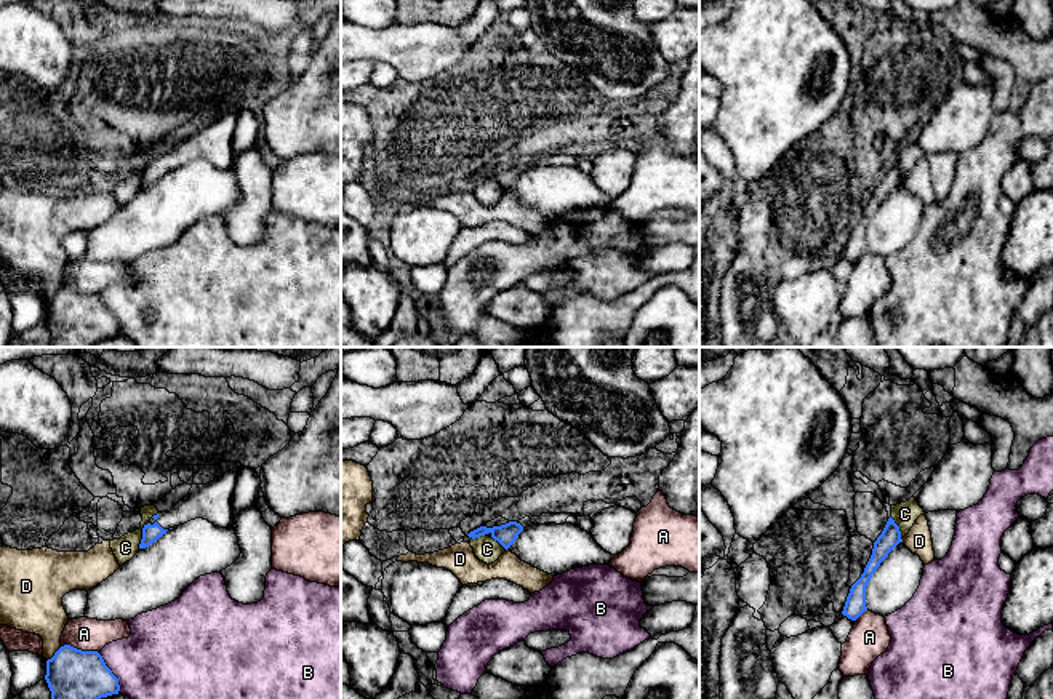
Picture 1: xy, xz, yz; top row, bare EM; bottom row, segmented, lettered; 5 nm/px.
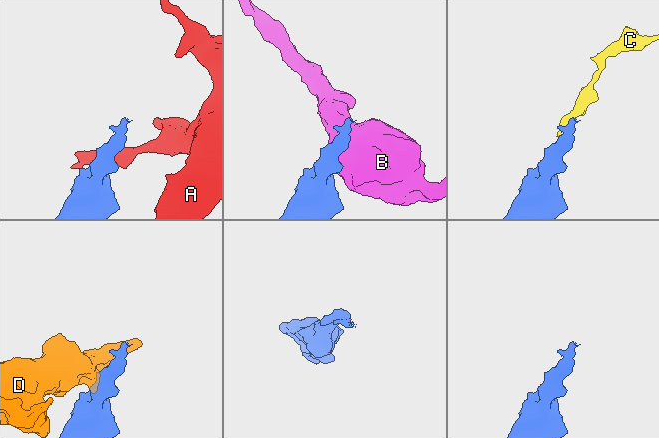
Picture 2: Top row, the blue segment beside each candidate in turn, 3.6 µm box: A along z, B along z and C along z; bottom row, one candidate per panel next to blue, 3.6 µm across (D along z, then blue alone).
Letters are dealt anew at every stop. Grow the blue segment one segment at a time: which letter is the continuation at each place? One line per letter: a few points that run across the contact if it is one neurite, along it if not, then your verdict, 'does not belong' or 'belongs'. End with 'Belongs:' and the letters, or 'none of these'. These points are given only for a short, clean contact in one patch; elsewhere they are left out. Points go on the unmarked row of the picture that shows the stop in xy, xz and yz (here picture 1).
A: does not belong
B: does not belong
C: line xy (148, 163), (138, 189); does not belong
D: does not belong
Belongs: none of these

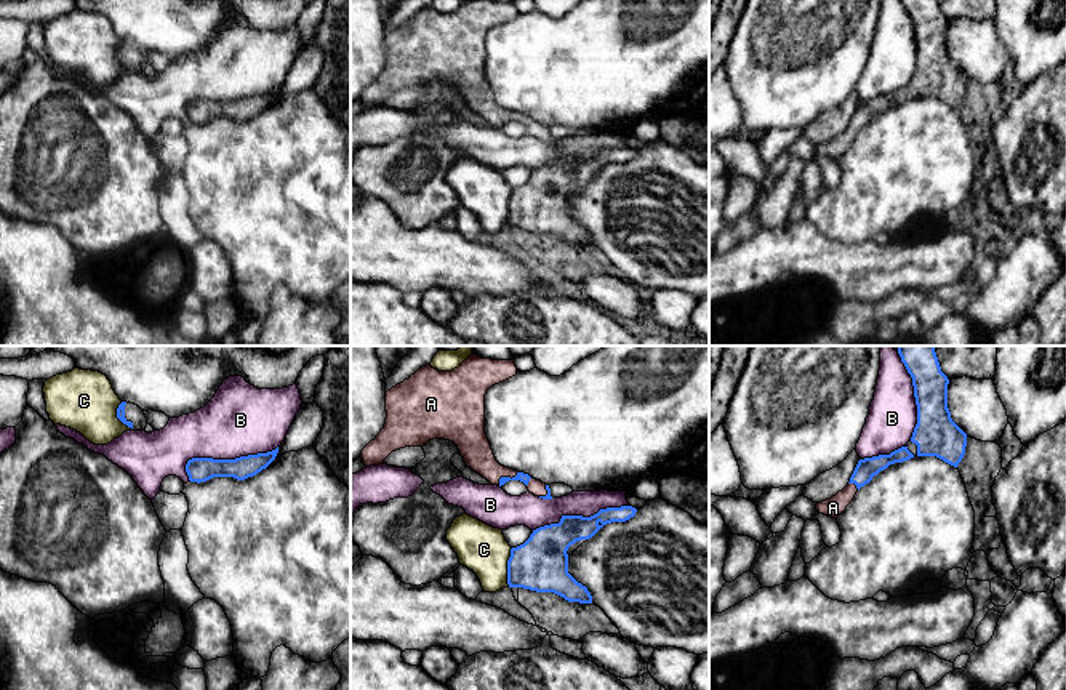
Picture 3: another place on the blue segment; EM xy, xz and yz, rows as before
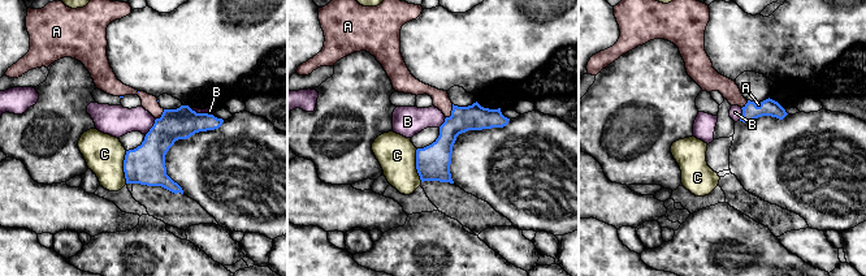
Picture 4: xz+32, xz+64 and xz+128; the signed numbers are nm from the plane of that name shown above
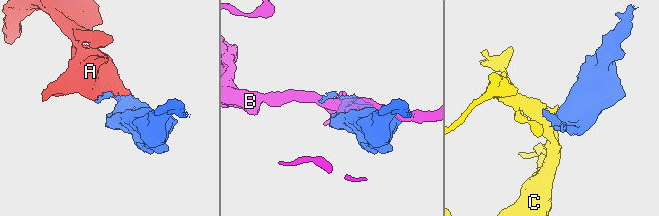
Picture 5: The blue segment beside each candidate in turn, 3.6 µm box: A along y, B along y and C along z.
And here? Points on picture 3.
A: belongs
B: does not belong
C: does not belong
Belongs: A

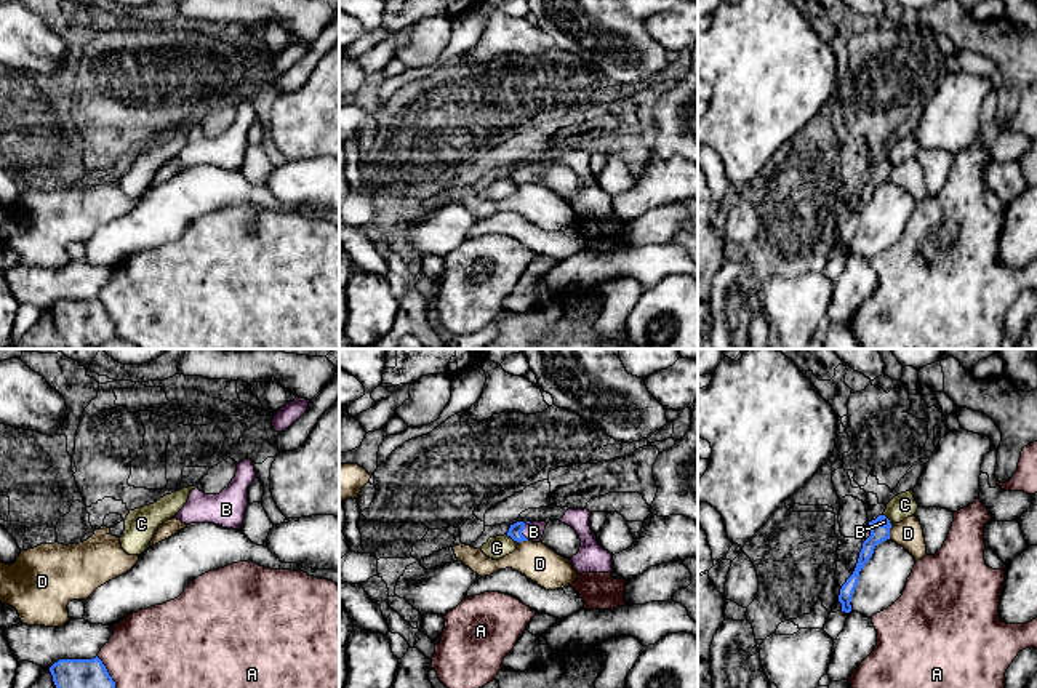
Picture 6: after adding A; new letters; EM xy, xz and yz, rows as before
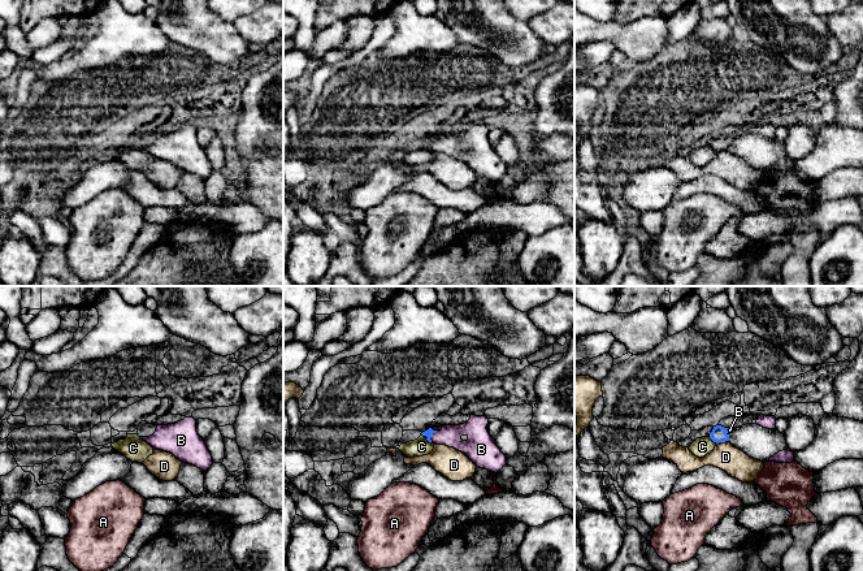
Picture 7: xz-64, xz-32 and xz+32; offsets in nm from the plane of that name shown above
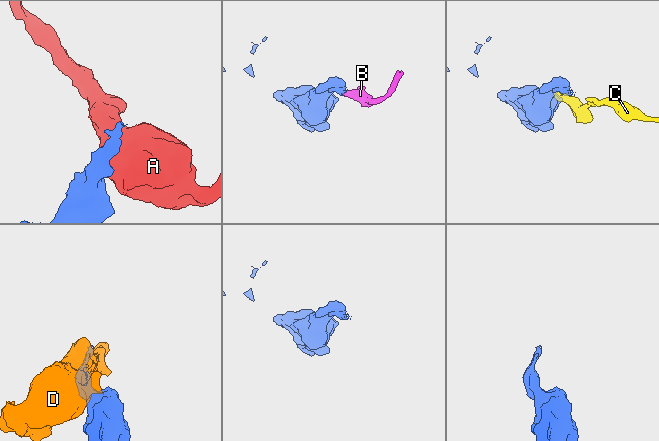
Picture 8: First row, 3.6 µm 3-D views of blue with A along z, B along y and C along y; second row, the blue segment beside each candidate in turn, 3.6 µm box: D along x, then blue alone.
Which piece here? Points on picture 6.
A: does not belong
B: line xz (516, 172), (522, 172), (533, 173); belongs
C: line xz (506, 176), (517, 184); does not belong
D: does not belong
Belongs: B

